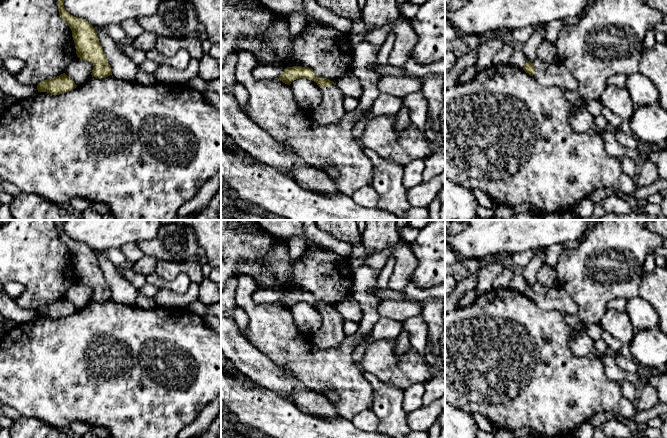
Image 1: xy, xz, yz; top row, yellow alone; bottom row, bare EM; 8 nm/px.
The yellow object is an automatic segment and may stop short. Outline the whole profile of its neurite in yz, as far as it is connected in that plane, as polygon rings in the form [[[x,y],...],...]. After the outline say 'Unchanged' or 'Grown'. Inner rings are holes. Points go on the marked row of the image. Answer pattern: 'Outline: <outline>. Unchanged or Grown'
Outline: [[[526,60],[523,70],[543,86],[557,86],[571,92],[578,91],[578,81],[560,62],[549,64],[545,71],[537,71],[531,62]]]. Grown

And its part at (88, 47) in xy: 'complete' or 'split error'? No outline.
complete

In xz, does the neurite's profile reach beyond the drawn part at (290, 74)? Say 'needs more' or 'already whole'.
needs more

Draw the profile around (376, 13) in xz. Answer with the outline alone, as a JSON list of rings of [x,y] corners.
[[[366,0],[362,18],[370,32],[395,22],[399,15],[396,0]]]

